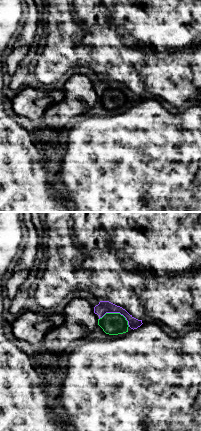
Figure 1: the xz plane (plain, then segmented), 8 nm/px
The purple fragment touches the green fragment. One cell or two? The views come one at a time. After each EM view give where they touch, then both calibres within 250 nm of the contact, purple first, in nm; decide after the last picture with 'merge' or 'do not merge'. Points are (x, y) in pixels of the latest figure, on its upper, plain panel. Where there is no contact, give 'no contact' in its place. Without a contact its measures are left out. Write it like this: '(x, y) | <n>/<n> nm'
(116, 88) | 100/180 nm

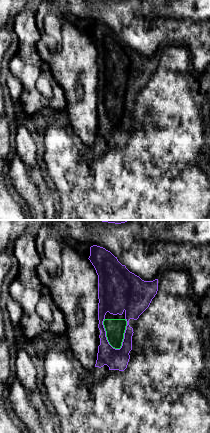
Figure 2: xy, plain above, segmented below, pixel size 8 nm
(105, 112) | 180/160 nm

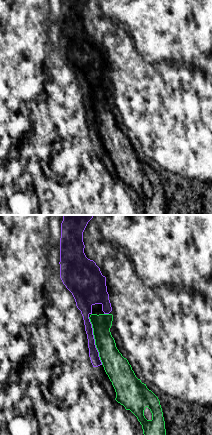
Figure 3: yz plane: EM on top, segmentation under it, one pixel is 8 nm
(94, 117) | 80/180 nm

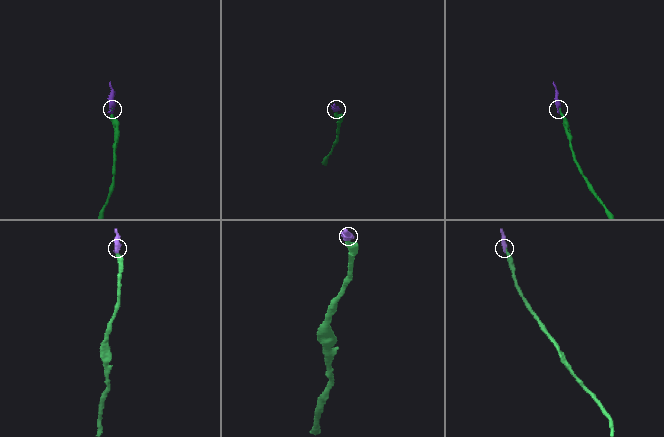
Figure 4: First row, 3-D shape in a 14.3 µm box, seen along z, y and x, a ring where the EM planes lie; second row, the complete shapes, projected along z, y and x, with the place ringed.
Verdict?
merge

